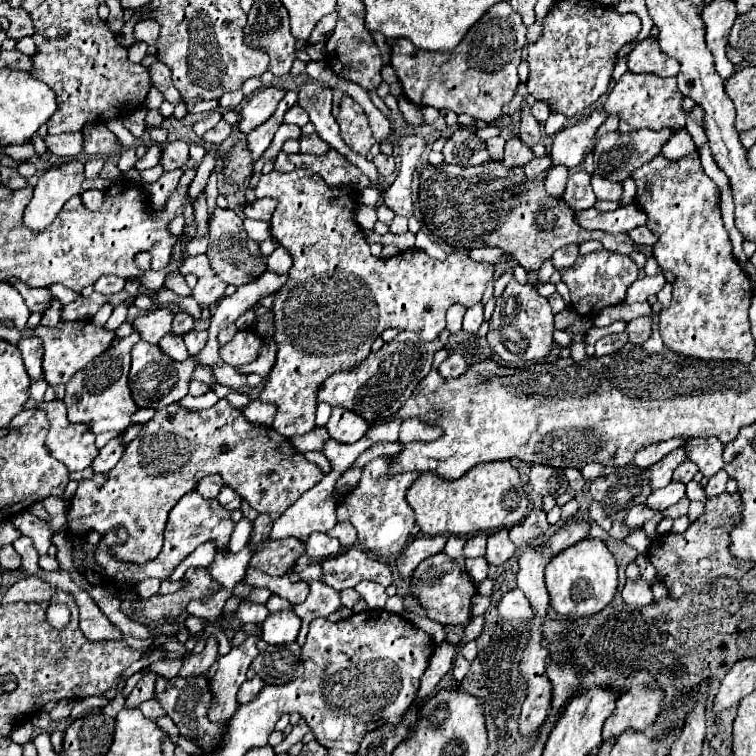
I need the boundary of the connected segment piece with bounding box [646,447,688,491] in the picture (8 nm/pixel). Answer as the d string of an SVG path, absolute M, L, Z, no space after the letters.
M680 447L680 449L672 451L672 453L668 453L668 455L666 455L664 459L660 459L658 463L650 465L650 467L646 469L646 475L648 475L648 481L650 481L650 489L654 491L654 489L660 489L660 487L664 487L666 483L670 483L672 473L674 473L674 469L678 467L678 463L682 463L682 461L686 461L686 459L688 459L688 457L686 457L684 449Z

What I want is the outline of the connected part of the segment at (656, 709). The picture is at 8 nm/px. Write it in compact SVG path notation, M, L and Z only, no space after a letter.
M634 687L628 693L620 695L614 707L614 713L606 719L602 729L602 739L612 739L624 733L626 729L646 731L662 709L662 691L652 691L646 687Z

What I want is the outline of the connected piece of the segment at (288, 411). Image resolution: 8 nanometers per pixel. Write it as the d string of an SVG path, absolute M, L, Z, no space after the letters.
M272 171L260 177L254 195L258 199L270 197L278 201L270 219L272 239L284 247L294 261L288 271L288 281L274 293L270 311L274 313L274 341L278 351L276 363L260 391L262 403L276 405L272 429L288 439L294 435L304 435L316 427L314 415L320 385L338 371L358 367L370 355L374 339L378 339L384 329L398 327L400 331L416 333L422 341L434 341L446 325L444 315L448 307L454 303L464 307L476 305L494 277L494 265L476 263L468 255L450 255L444 261L438 261L422 249L408 249L390 259L374 257L364 231L354 219L360 191L352 189L352 185L330 187L320 175L310 171Z

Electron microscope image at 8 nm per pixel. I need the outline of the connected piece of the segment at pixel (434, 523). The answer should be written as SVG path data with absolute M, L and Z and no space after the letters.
M508 461L480 463L458 481L442 481L432 473L422 473L406 493L416 513L416 523L424 535L460 535L472 537L480 531L512 529L526 517L528 497L522 489L518 471Z

